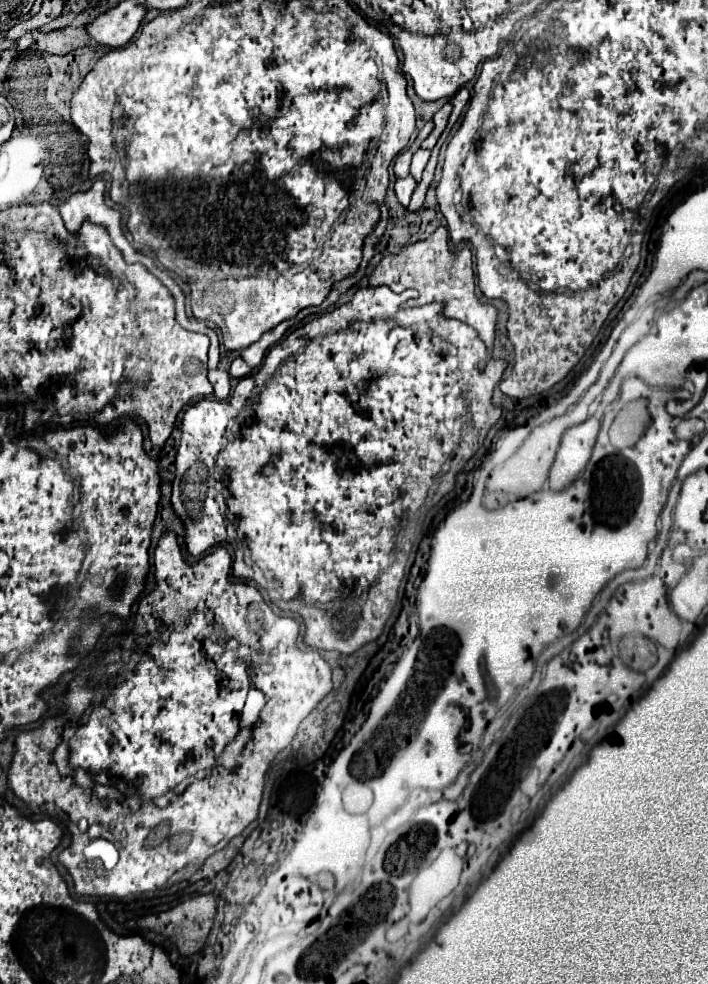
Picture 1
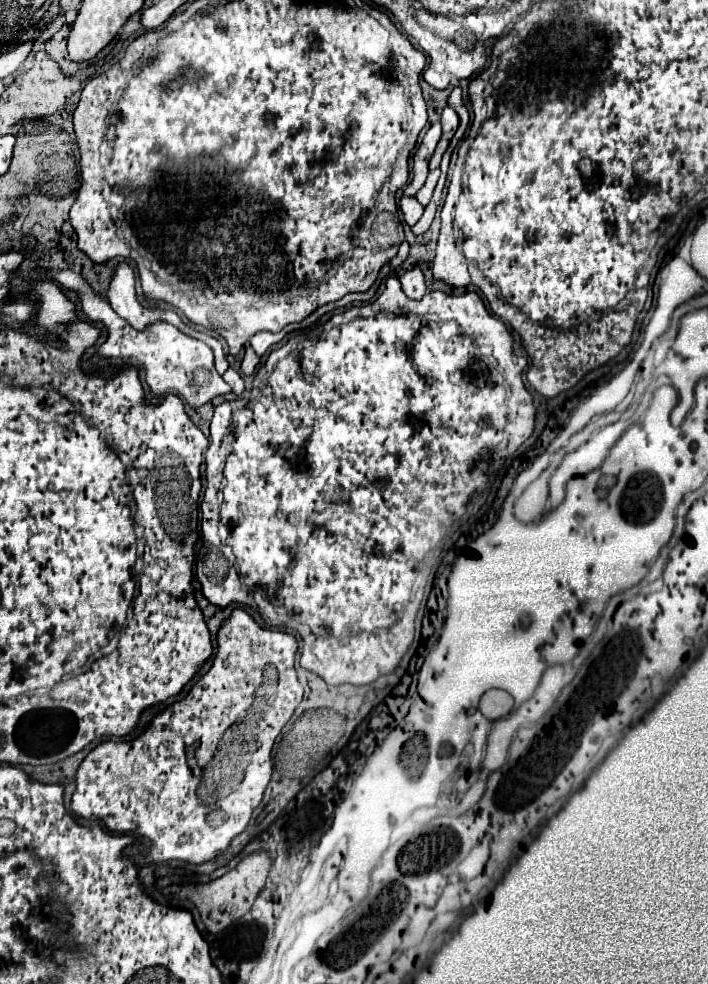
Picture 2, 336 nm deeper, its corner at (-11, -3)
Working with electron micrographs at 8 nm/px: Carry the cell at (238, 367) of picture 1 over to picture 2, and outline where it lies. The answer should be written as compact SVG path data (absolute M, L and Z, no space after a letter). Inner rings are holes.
M247 348L245 350L245 356L243 356L243 362L241 362L241 372L247 376L247 374L253 374L259 366L259 356L255 356L253 348Z

